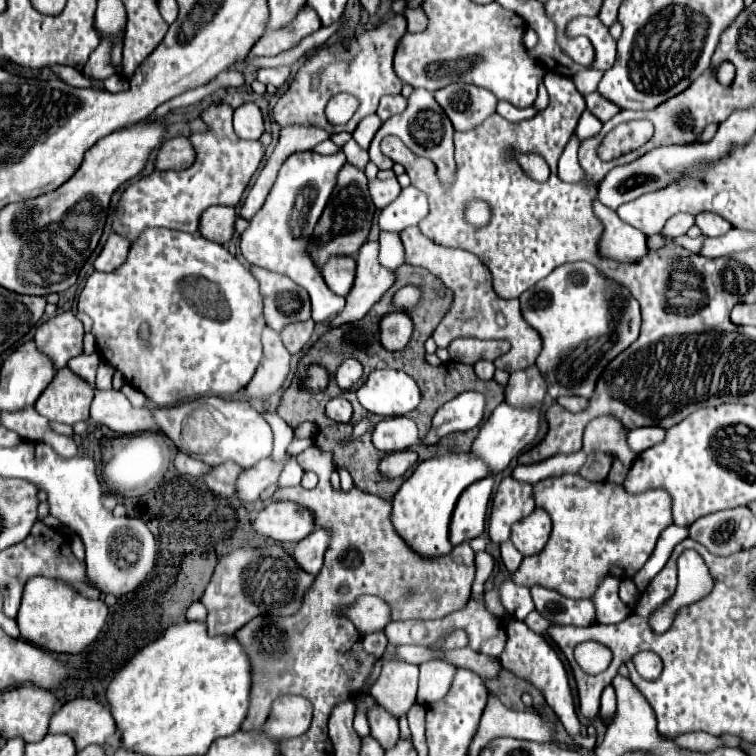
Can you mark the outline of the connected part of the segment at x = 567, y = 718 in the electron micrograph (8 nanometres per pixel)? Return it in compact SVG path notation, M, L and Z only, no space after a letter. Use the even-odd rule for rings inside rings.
M511 621L507 625L507 643L503 653L499 655L499 661L505 669L513 671L517 677L523 677L527 681L531 681L537 689L541 689L547 705L553 709L553 713L559 717L559 721L563 723L565 731L575 737L581 733L581 723L575 711L575 703L573 703L573 693L571 693L571 685L569 685L569 675L567 669L563 665L563 661L559 659L557 651L553 649L553 645L539 633L531 631L525 623L521 621Z

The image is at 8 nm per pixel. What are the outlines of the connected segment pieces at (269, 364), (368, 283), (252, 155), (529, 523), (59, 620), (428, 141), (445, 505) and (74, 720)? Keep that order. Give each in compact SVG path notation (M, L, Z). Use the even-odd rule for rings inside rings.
M273 329L263 331L263 359L255 377L243 389L243 399L267 399L277 393L291 371L291 353L285 349L281 335Z
M367 241L357 253L357 275L355 285L347 295L347 305L331 325L359 321L393 287L393 283L395 273L379 263L379 241Z
M211 105L201 115L201 119L209 125L209 131L191 135L191 143L197 149L197 161L183 171L153 171L151 175L131 183L117 203L113 231L127 237L129 241L139 239L139 235L151 227L167 227L195 233L199 227L201 213L207 207L235 207L249 179L261 163L265 147L259 141L239 139L233 131L231 117L233 109L229 105Z
M536 508L535 513L525 517L523 521L517 521L511 529L511 541L523 555L535 555L541 553L547 545L552 523L549 514Z
M31 577L25 583L21 609L17 613L17 623L21 631L21 639L53 651L53 653L81 653L87 645L91 645L99 631L105 625L109 609L101 599L89 599L71 585L61 579L47 577Z
M415 89L409 97L409 105L407 109L401 113L401 115L395 115L393 119L387 119L381 129L377 131L377 135L373 137L371 141L371 147L369 147L369 157L371 161L379 167L379 169L391 169L391 161L389 157L385 157L379 149L379 143L385 135L395 135L399 137L415 155L421 155L421 157L427 157L431 159L437 167L445 167L445 163L455 163L453 161L453 125L451 121L447 119L445 111L439 107L439 103L435 101L433 93L425 91L425 89Z
M447 451L445 455L437 455L431 459L425 459L419 463L419 467L413 471L413 475L401 485L401 489L395 493L393 499L393 525L397 529L397 533L401 533L401 537L413 547L417 549L417 553L421 553L423 557L437 557L443 553L449 553L453 549L451 541L449 541L449 523L451 523L451 513L455 509L455 503L459 499L459 495L475 481L483 479L491 475L491 467L481 461L477 455L473 455L471 451Z
M77 697L67 701L51 719L49 733L67 733L73 737L77 749L87 745L103 745L109 735L117 731L117 723L111 711L95 701Z

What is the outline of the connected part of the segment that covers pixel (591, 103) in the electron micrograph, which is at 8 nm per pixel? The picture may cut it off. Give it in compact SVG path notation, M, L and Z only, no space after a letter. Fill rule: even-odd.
M593 91L593 93L589 93L587 97L585 97L585 101L587 101L587 109L599 119L599 121L607 121L609 117L613 117L615 113L619 113L619 107L615 105L615 103L611 103L609 99L605 99L601 93L597 93L597 91Z

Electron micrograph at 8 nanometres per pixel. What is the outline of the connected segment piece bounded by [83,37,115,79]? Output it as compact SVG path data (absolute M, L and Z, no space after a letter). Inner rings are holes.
M101 37L97 51L89 57L87 65L83 67L83 73L89 75L91 79L105 79L109 77L113 71L113 65L111 65L111 41L107 37Z

